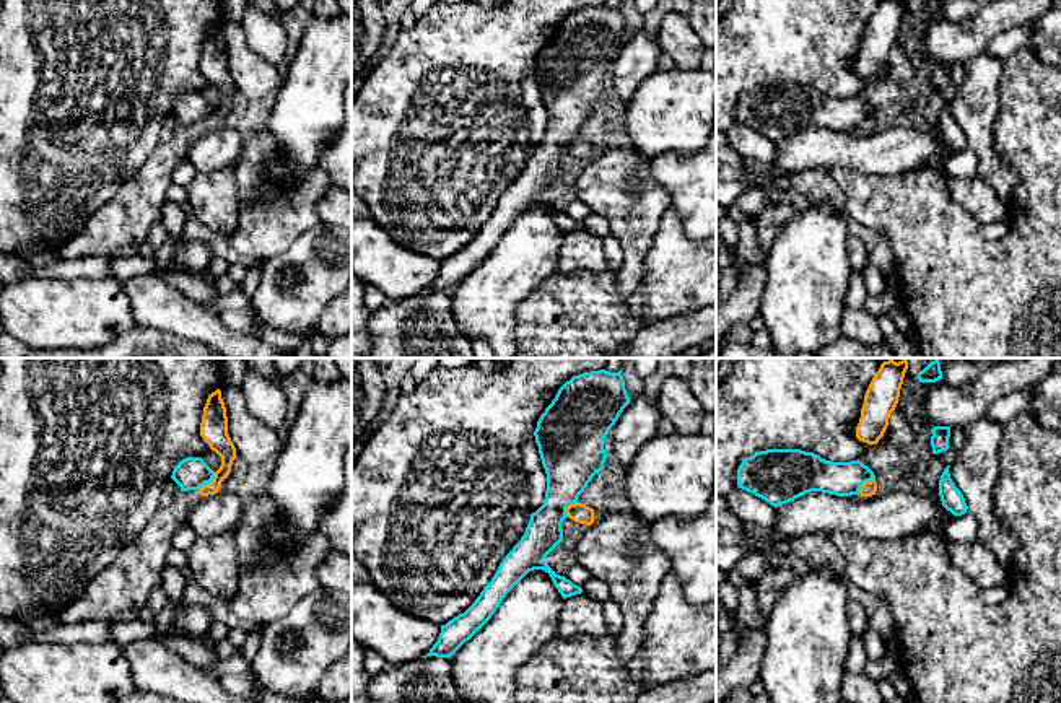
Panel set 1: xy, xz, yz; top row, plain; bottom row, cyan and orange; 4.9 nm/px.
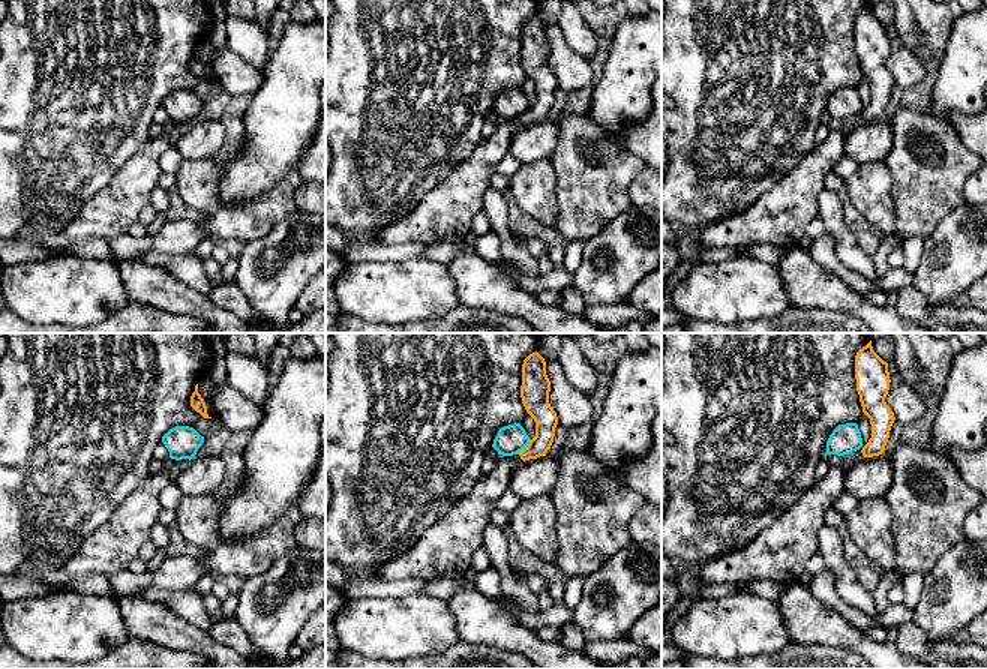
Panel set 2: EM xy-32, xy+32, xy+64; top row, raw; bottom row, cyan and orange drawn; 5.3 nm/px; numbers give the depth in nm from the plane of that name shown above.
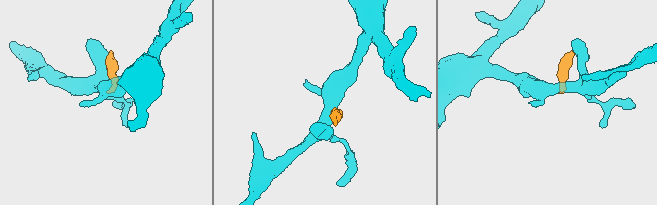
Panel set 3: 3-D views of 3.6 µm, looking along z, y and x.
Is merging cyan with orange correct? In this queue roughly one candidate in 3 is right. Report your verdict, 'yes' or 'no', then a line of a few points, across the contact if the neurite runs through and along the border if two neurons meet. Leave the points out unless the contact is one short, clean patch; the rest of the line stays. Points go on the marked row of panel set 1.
no; line yz (874, 479), (868, 480), (858, 493)

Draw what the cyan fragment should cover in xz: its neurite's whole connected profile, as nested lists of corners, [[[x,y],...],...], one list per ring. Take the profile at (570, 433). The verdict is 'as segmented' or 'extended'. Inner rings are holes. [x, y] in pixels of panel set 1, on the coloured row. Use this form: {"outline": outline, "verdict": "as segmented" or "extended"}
{"outline": [[[622,371],[583,373],[558,389],[534,431],[547,474],[544,504],[530,514],[524,535],[475,602],[441,625],[439,638],[426,656],[451,657],[491,618],[506,594],[529,571],[548,573],[563,599],[583,592],[544,560],[563,542],[561,522],[568,517],[566,508],[578,503],[592,477],[604,469],[605,438],[628,404]]], "verdict": "as segmented"}

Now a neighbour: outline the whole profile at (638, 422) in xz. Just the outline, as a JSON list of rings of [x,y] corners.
[[[641,394],[630,399],[613,426],[610,454],[627,469],[640,448],[657,434],[664,420],[656,400]]]

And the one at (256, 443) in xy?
[[[241,386],[223,387],[221,399],[236,456],[249,465],[275,461],[282,452],[283,441],[275,430],[249,413]]]

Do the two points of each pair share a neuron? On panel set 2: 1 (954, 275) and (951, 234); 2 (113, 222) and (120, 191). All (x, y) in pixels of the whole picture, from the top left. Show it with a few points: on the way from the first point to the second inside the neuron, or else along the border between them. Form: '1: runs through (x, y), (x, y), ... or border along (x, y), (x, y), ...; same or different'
1: runs through (954, 264), (954, 245); same
2: runs through (113, 215), (113, 209), (120, 198); same

